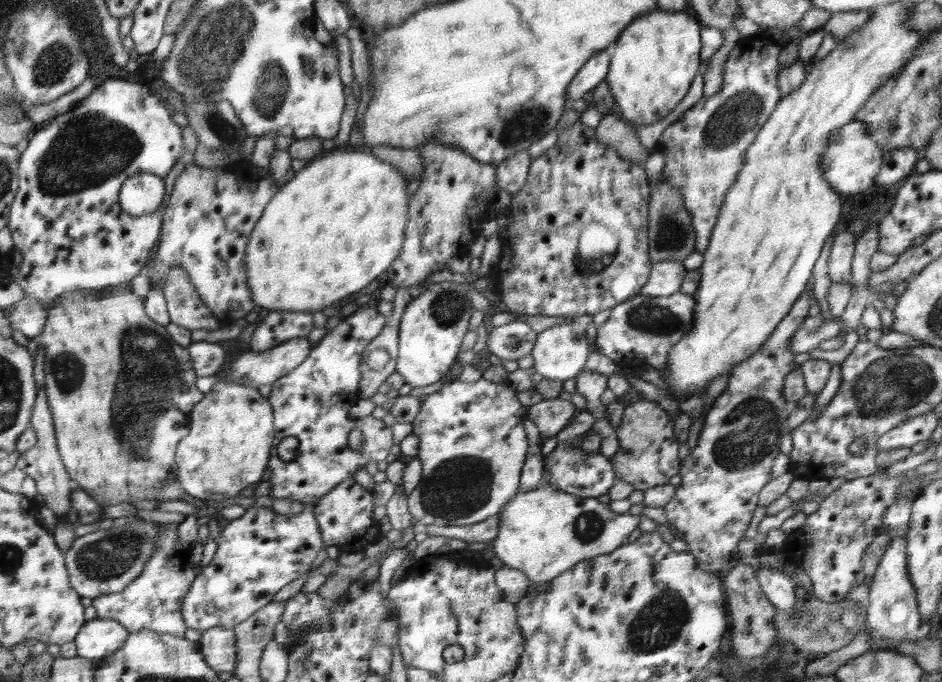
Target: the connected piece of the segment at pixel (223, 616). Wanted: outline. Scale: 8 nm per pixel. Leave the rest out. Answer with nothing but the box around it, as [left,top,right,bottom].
[183,507,326,630]

